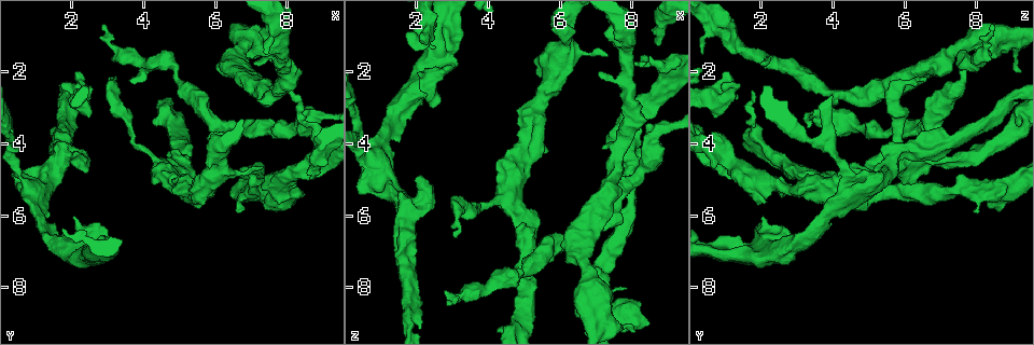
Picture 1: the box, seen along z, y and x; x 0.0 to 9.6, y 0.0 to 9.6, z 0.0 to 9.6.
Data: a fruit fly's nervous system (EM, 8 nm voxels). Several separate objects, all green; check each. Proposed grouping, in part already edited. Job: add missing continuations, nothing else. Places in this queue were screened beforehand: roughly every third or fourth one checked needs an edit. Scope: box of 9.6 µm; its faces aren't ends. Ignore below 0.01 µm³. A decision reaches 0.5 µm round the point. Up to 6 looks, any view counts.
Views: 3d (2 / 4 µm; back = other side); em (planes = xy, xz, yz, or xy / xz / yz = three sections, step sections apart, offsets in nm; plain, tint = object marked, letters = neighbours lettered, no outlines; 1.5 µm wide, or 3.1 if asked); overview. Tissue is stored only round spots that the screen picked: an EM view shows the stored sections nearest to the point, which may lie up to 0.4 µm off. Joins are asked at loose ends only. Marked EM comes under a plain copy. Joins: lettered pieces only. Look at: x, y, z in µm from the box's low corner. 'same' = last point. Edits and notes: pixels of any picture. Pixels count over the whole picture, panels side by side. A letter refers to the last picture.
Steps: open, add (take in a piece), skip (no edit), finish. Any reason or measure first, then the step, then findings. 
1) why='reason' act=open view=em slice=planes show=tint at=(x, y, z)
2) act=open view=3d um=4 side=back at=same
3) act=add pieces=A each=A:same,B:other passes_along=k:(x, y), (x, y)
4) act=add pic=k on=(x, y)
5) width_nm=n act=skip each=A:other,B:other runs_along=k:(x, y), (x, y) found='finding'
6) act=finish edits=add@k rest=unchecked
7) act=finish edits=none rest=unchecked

why='an open end' act=open view=3d um=4 at=(5.30, 5.60, 2.05)

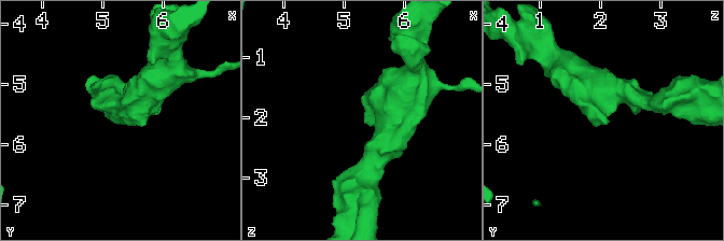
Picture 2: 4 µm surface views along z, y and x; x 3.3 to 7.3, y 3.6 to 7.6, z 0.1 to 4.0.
why='shape alone is not enough' act=open view=em slice=planes show=letters at=(5.35, 5.60, 2.10)

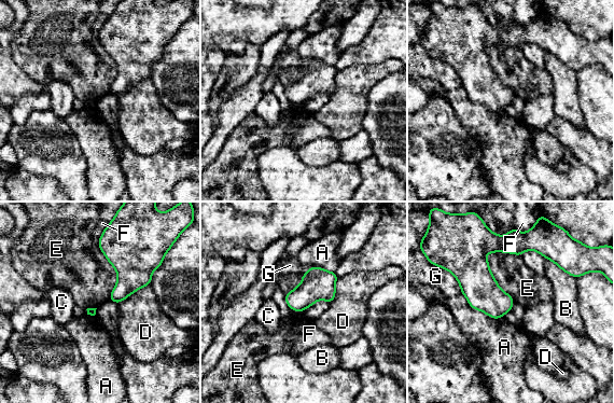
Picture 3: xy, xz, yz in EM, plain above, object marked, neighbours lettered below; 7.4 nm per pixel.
act=skip each=A:other,B:other,C:other,D:other,E:other,F:other,G:other border=3:(487, 252), (490, 273), (514, 302) found='none of them fits'

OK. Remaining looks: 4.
why='free end' act=open view=3d um=4 at=(8.15, 2.55, 1.75)

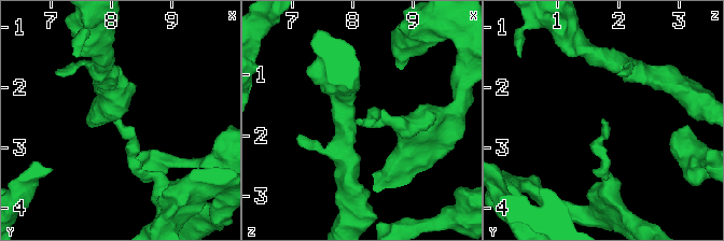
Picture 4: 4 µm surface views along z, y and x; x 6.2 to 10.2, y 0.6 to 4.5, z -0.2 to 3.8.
act=open view=em slice=planes show=letters at=(8.15, 2.50, 1.75)

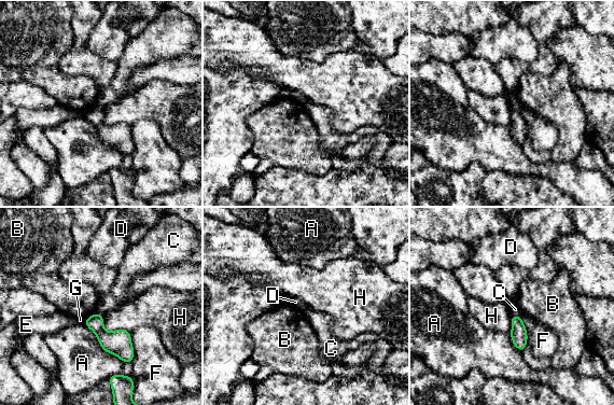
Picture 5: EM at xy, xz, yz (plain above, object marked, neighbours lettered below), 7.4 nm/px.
act=skip each=A:other,B:other,C:other,D:other,E:other,F:other,G:other,H:other border=5:(512, 313), (520, 317) found='none of them fits'

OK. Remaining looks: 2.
act=open view=3d um=4 at=(8.70, 5.00, 1.30)

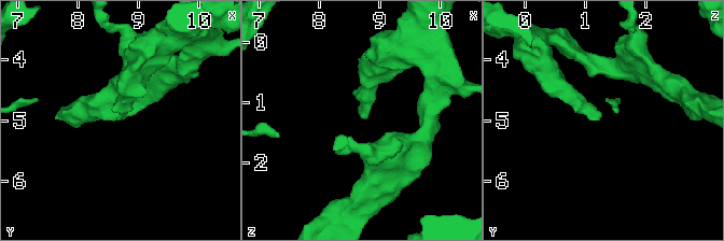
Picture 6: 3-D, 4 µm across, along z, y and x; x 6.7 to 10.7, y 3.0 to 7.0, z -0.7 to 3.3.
act=open view=em slice=planes show=letters at=(8.65, 4.95, 1.20)

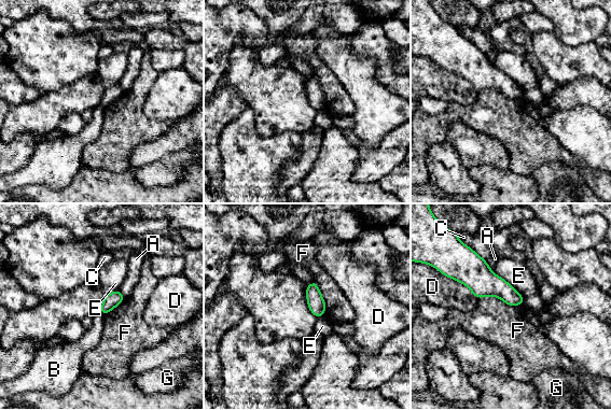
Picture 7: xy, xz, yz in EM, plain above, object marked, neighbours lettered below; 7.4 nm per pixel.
act=skip each=A:other,B:other,C:other,D:other,E:other,F:other,G:other border=7:(100, 311), (103, 315) found='no lettered piece goes on from it'

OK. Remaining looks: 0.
act=finish edits=none rest=unchecked

